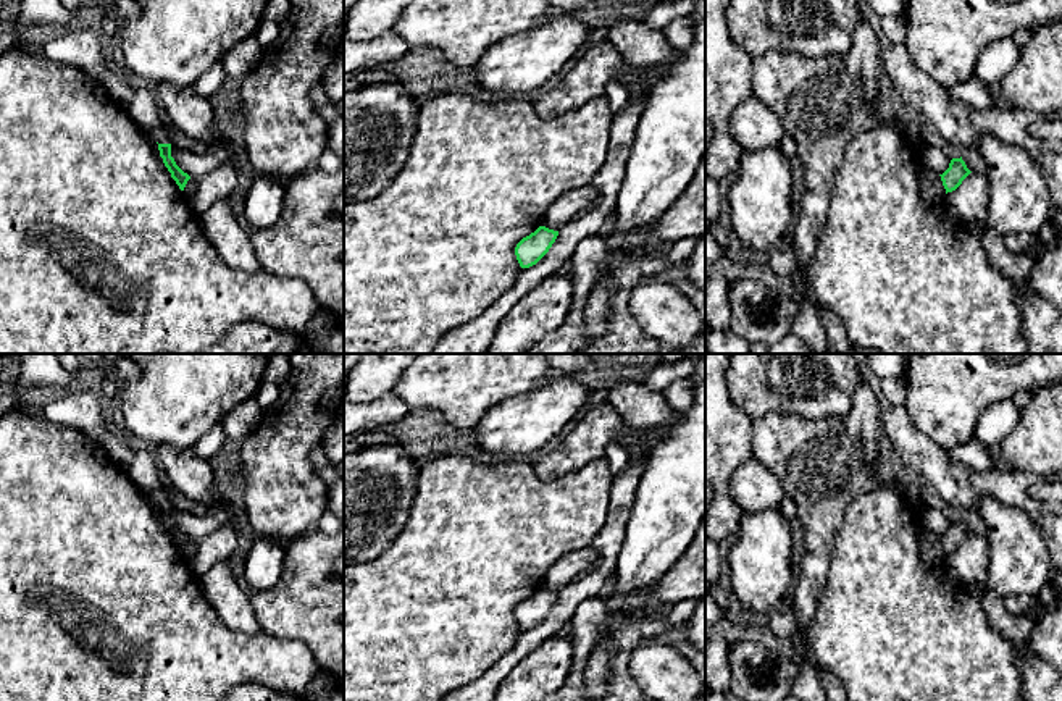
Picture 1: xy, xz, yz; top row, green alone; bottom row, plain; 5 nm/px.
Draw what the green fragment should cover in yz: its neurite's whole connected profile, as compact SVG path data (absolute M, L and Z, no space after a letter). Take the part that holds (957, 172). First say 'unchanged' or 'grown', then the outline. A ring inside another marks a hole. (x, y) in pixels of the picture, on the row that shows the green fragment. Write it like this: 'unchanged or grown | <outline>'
grown | M952 158L949 168L938 174L928 168L922 173L922 194L928 204L939 204L947 192L955 191L972 171L960 158Z

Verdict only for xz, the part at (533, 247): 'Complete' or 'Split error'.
Split error

